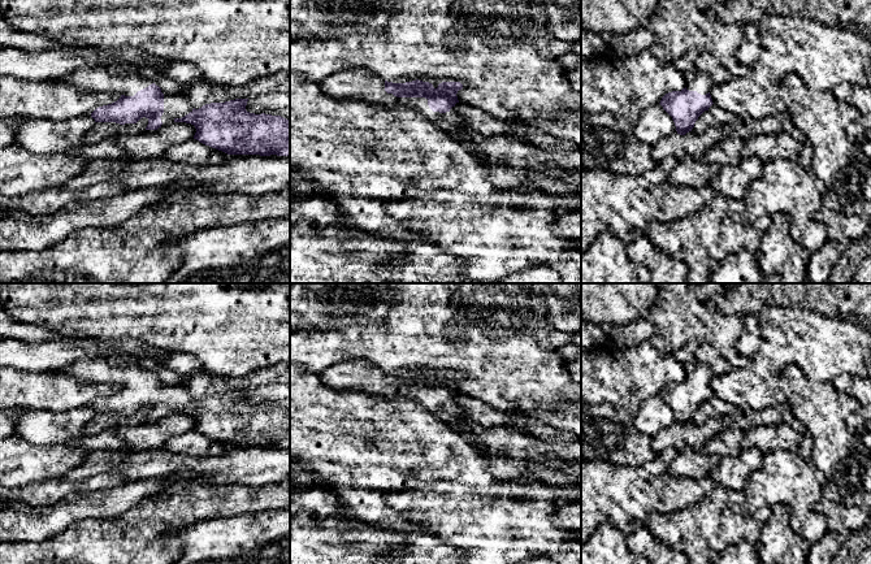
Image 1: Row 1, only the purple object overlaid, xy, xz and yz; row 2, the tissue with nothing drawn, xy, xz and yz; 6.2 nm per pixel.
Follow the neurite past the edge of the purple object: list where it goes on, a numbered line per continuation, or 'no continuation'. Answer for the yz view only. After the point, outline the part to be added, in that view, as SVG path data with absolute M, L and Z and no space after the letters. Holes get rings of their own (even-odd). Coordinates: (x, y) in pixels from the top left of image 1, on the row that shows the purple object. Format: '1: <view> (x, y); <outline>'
1: yz (702, 83); M698 71L694 81L686 86L686 90L706 95L710 92L712 86L714 82L705 73Z

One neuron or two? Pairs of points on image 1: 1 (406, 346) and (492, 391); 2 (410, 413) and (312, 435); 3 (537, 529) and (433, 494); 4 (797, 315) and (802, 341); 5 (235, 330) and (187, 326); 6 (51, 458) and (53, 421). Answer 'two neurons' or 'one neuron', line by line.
1: one neuron
2: one neuron
3: one neuron
4: one neuron
5: one neuron
6: two neurons

